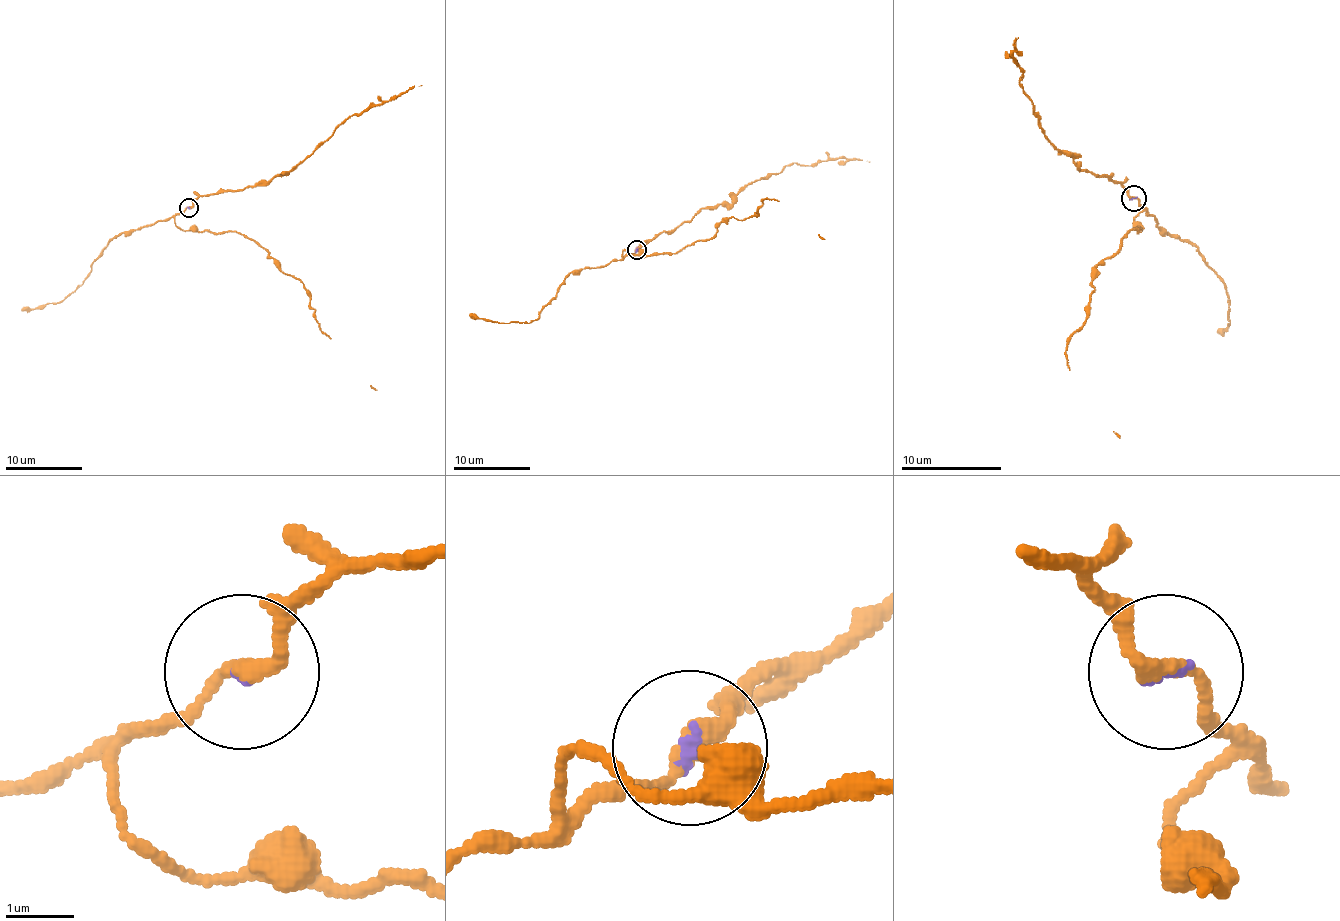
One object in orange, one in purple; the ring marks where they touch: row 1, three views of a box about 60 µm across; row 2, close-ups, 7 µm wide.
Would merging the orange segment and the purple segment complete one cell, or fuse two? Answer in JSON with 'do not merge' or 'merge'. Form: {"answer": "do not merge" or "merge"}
{"answer": "merge"}

